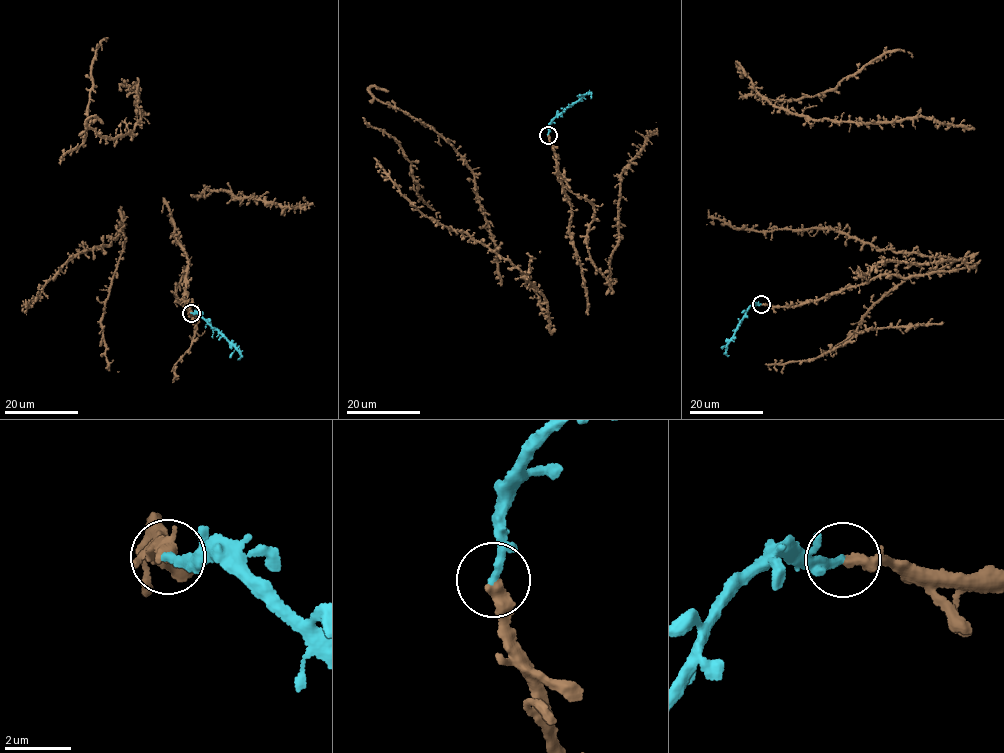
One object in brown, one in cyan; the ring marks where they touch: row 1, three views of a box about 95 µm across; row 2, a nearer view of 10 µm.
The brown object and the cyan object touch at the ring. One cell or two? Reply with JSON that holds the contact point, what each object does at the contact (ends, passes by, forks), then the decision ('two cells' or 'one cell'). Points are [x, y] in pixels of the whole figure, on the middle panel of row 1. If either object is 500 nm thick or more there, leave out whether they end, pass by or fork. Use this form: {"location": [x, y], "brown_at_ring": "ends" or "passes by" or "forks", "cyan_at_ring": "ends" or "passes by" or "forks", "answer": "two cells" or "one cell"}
{"location": [548, 135], "brown_at_ring": "ends", "cyan_at_ring": "ends", "answer": "one cell"}

